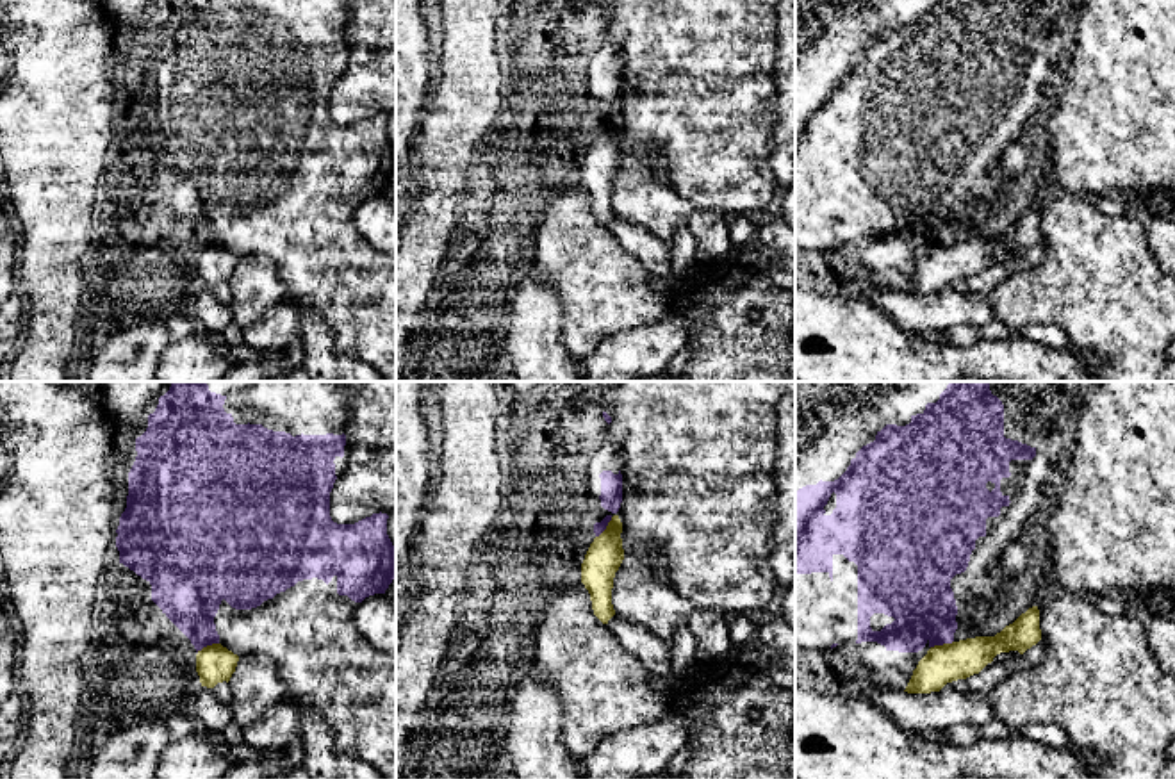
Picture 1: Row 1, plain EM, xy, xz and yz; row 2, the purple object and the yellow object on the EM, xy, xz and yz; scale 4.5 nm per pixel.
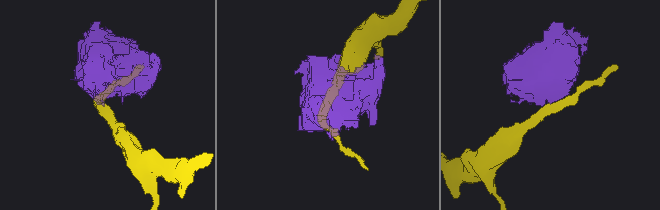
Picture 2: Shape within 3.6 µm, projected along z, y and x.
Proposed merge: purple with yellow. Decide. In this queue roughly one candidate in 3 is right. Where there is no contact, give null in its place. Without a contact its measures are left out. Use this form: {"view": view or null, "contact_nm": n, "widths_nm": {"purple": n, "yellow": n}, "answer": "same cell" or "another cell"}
{"view": "yz", "contact_nm": 110, "widths_nm": {"purple": 300, "yellow": 180}, "answer": "another cell"}

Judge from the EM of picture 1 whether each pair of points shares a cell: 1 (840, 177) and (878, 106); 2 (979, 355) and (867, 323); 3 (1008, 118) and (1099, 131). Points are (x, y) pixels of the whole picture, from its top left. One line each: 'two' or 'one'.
1: one
2: one
3: two

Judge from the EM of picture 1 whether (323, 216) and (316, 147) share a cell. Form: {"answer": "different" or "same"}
{"answer": "same"}

